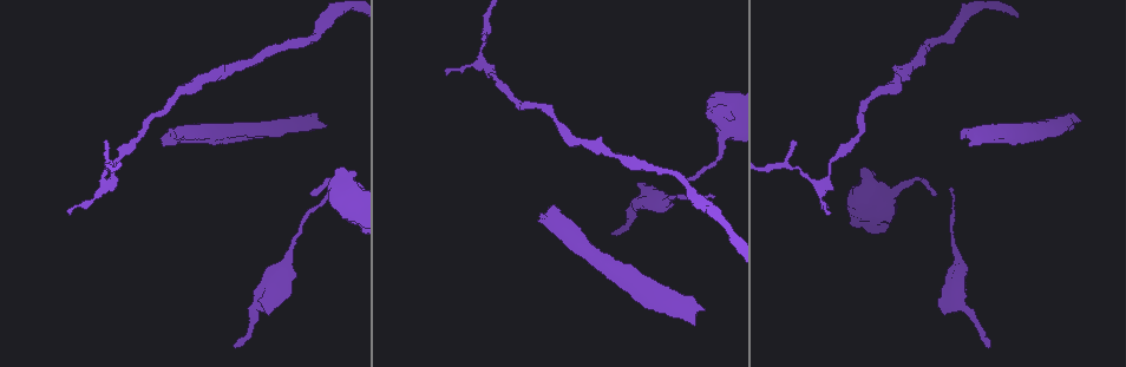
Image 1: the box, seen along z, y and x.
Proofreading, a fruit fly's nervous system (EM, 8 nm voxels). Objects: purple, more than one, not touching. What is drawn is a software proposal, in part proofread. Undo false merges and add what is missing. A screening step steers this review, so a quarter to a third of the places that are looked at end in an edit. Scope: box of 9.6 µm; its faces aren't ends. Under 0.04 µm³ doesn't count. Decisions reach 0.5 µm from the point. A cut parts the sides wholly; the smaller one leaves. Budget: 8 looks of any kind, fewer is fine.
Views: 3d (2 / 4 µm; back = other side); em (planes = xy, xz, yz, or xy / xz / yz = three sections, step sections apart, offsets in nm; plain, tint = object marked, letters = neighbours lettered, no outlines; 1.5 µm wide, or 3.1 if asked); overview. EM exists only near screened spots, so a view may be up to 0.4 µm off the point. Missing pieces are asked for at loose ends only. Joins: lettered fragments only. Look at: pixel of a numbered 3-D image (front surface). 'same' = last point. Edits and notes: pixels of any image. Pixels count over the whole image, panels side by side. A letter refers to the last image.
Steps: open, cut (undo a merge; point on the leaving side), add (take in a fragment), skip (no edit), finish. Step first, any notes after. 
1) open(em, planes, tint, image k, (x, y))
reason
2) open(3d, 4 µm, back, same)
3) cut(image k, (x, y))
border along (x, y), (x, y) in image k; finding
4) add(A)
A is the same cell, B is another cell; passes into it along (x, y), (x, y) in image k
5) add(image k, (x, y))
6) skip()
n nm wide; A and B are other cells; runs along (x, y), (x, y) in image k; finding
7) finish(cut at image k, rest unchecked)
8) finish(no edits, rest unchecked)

open(3d, 4 µm, image 1, (611, 232))
tapers out

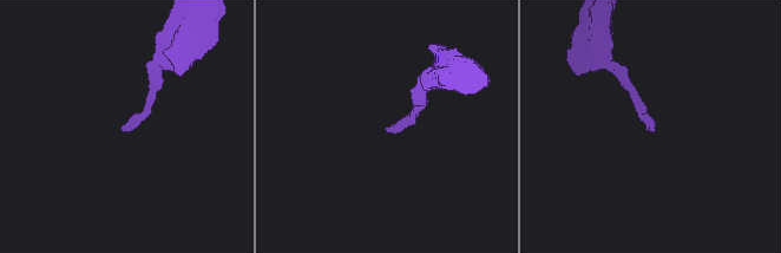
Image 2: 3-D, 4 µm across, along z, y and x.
open(em, yz, step 8, letters, image 2, (385, 129))
shape alone is not enough

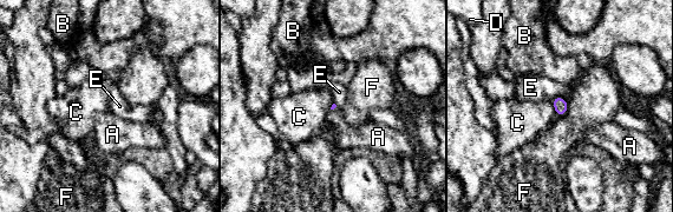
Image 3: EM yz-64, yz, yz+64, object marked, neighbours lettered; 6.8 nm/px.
open(em, planes, letters, same)

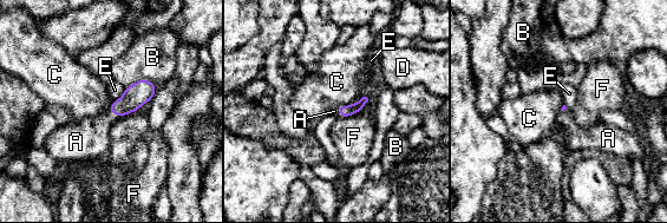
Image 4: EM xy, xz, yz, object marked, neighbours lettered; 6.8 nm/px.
add(A)
A is the same cell, B, C, D, E and F are other cells; it goes on there

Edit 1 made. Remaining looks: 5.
open(overview)

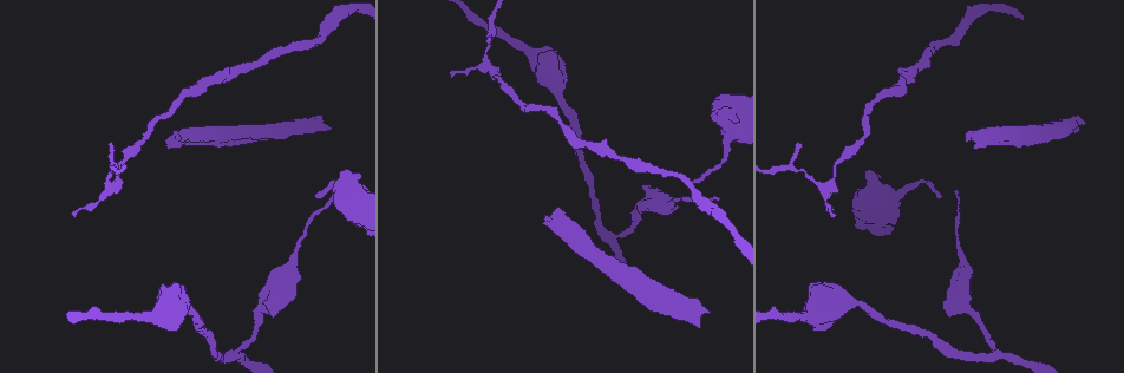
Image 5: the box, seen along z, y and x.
open(3d, 4 µm, image 5, (182, 140))
an open end

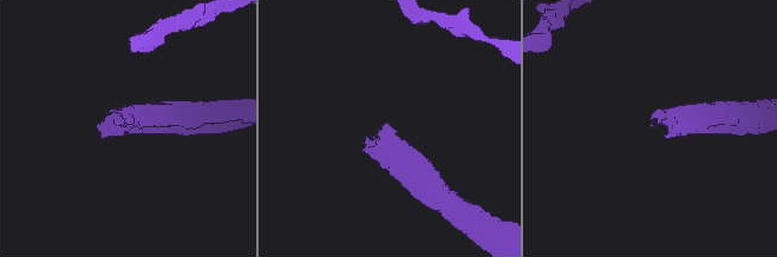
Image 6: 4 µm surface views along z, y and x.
open(em, xy, step 4, tint, image 6, (388, 123))
need the tissue

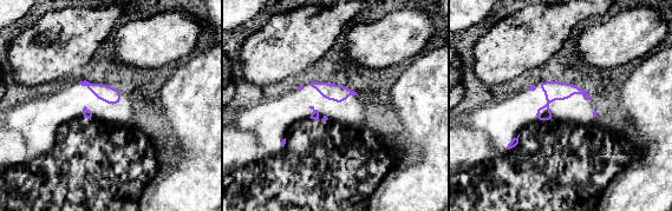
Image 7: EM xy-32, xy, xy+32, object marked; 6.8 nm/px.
open(em, planes, letters, same)
another direction

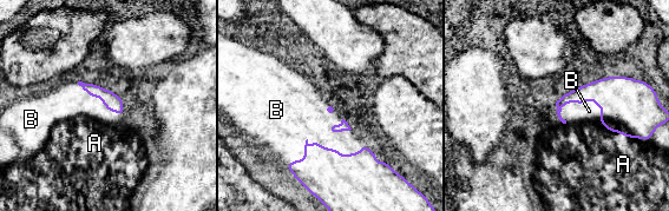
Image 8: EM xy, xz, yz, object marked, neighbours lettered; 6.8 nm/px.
add(B)
B is the same cell, A is another cell; passes into it along (332, 178), (319, 144), (299, 113) in image 8; it goes on there

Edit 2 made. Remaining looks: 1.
finish(add at image 4, add at image 8, rest unchecked)

